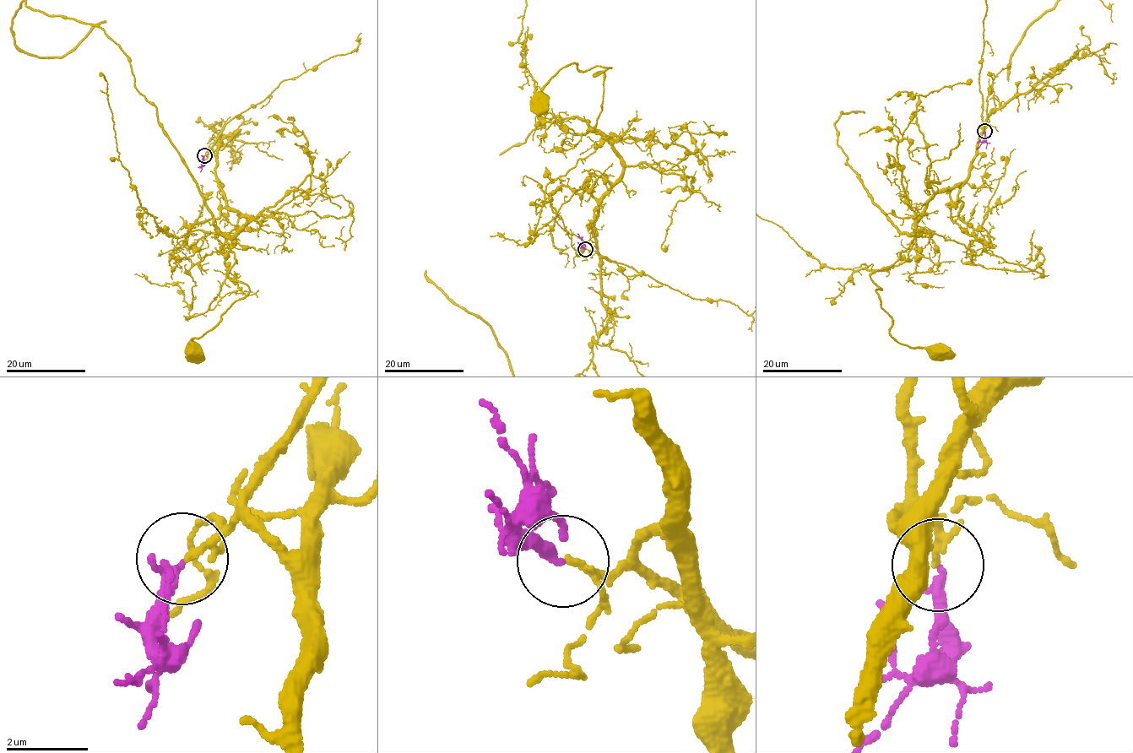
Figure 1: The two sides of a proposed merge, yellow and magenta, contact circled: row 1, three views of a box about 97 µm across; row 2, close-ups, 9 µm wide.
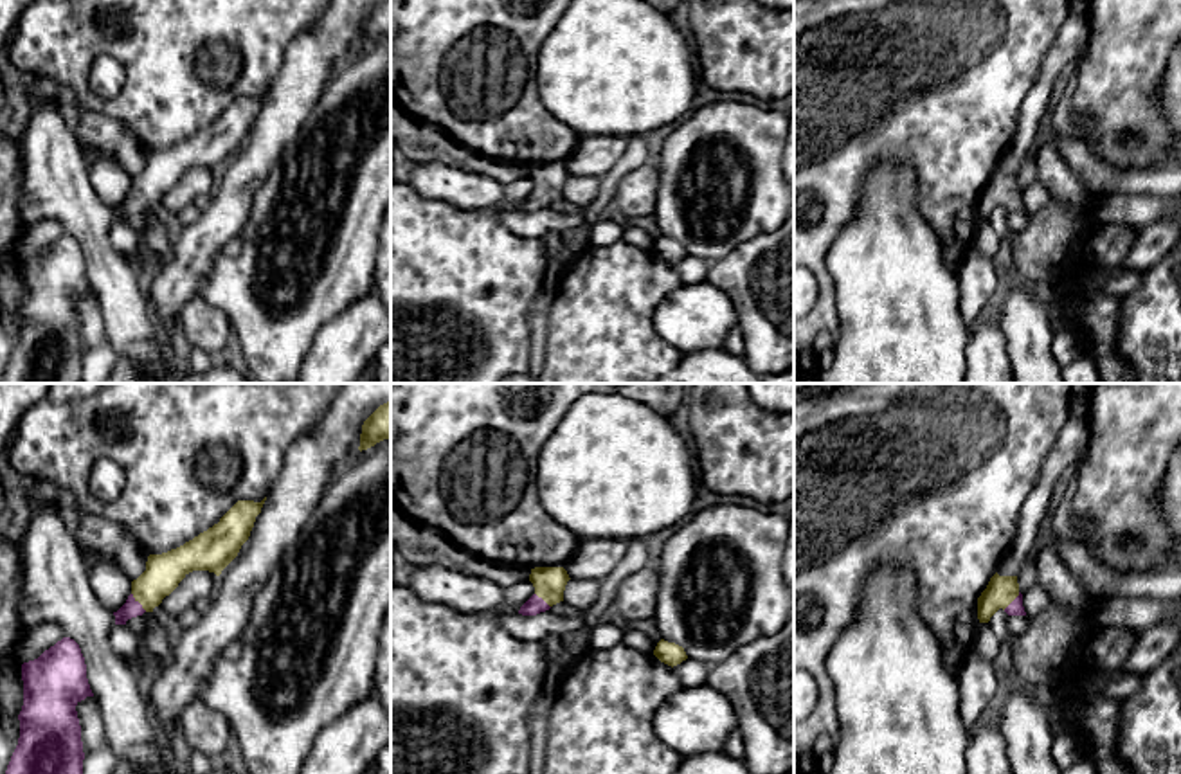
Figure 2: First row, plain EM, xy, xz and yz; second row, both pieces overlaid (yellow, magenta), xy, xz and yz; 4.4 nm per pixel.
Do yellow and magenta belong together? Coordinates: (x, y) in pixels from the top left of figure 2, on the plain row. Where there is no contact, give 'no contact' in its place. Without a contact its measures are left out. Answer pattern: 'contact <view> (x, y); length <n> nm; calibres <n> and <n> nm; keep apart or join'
contact xy (137, 197); length 110 nm; calibres 160 and 80 nm; join

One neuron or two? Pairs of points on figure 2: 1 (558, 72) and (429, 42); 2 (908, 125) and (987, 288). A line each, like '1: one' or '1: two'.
1: two
2: two

